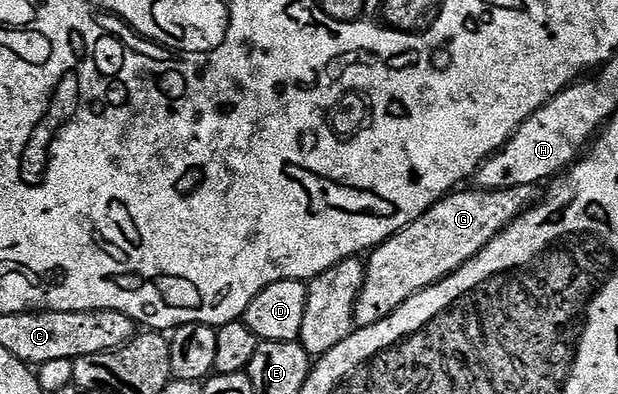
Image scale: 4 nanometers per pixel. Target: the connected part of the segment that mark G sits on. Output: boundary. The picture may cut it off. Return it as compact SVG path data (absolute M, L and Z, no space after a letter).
M531 184L494 192L461 191L465 190L450 192L438 204L431 205L419 218L415 218L415 222L411 222L368 253L365 281L359 290L359 298L353 311L353 322L357 328L383 322L383 318L403 306L407 298L459 270L459 266L475 258L479 250L483 250L487 242L491 242L491 238L498 236L539 196L538 189Z

